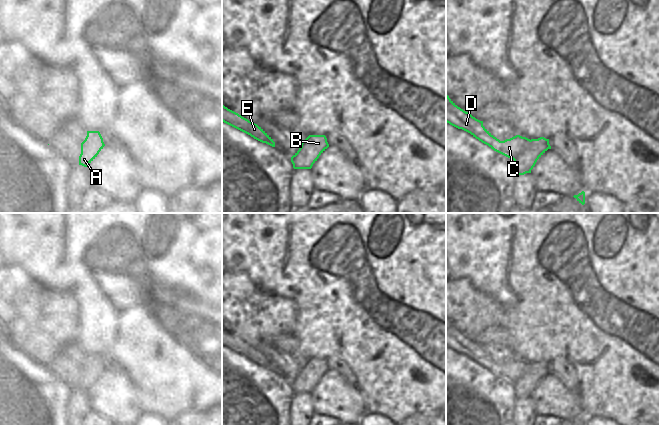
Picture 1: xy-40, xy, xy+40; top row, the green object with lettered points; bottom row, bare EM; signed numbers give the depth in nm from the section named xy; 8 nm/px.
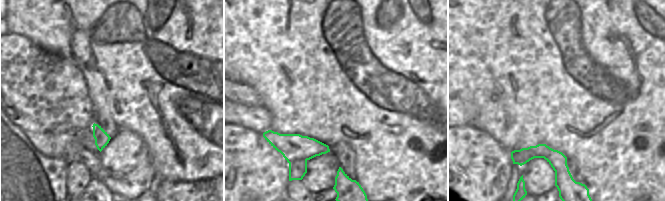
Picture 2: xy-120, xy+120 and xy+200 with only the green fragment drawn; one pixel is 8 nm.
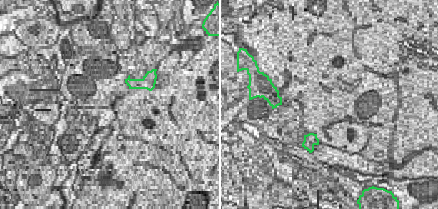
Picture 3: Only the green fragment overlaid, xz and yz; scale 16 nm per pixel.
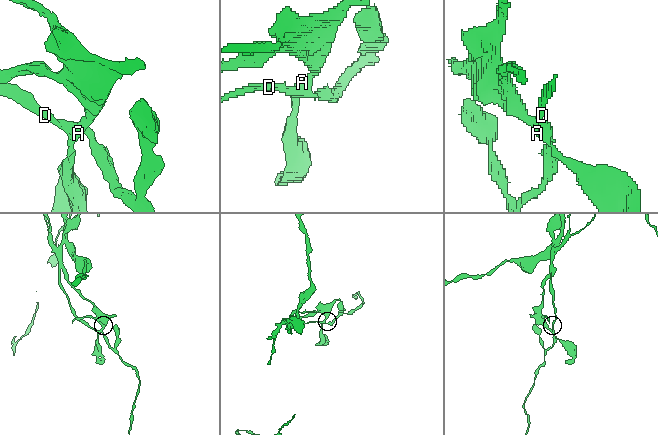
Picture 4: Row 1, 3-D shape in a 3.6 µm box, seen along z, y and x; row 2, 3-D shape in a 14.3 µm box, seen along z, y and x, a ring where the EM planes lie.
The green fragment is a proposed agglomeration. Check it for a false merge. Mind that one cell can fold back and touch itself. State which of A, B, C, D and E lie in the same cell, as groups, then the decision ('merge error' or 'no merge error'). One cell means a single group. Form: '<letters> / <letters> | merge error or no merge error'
A B / C D E | merge error

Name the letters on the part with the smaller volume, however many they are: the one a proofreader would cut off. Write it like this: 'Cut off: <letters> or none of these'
Cut off: C, D, E

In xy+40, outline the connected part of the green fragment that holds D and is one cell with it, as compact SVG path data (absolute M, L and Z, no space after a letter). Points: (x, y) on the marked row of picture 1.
M446 95L446 122L470 133L494 151L513 160L523 153L530 141L530 139L520 135L500 141L483 126L483 121L458 107L448 95Z

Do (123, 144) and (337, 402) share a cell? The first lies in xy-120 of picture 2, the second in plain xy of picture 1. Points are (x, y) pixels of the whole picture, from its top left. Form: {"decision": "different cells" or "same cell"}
{"decision": "same cell"}

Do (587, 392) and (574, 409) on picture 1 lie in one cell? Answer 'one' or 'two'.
two

